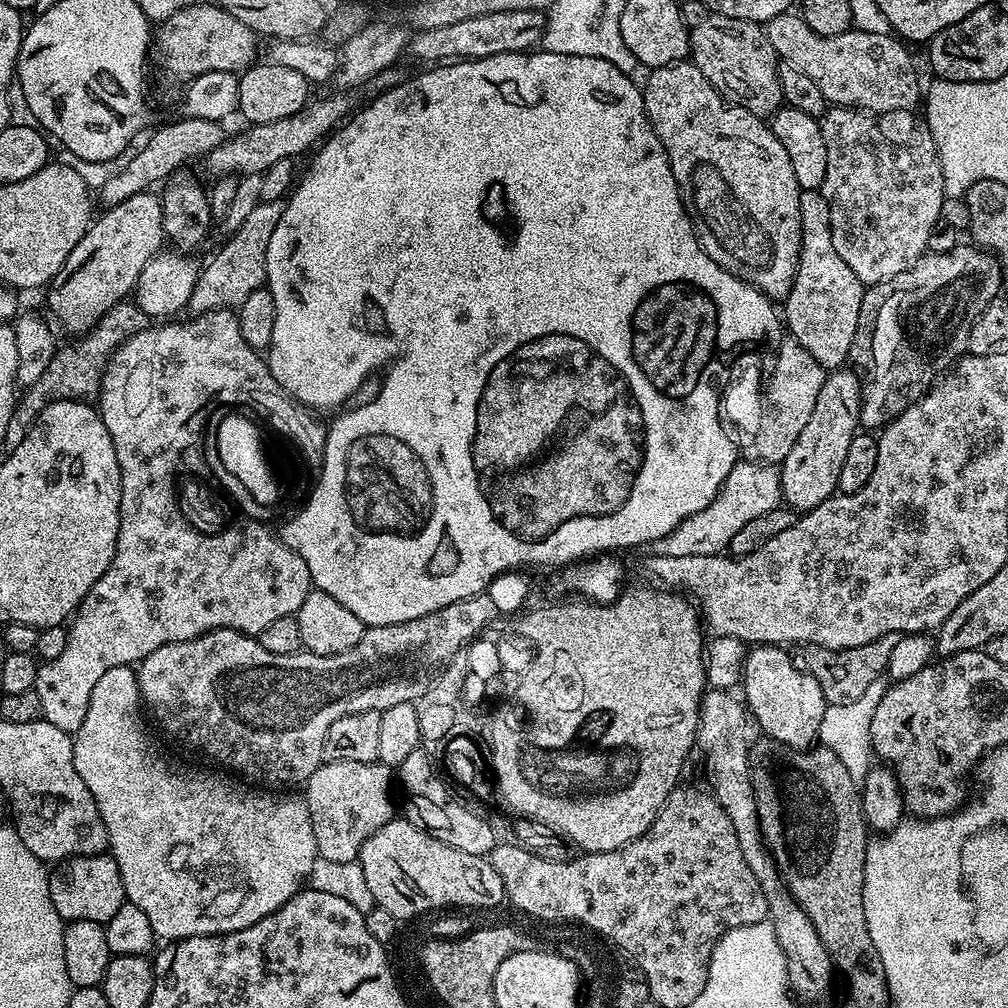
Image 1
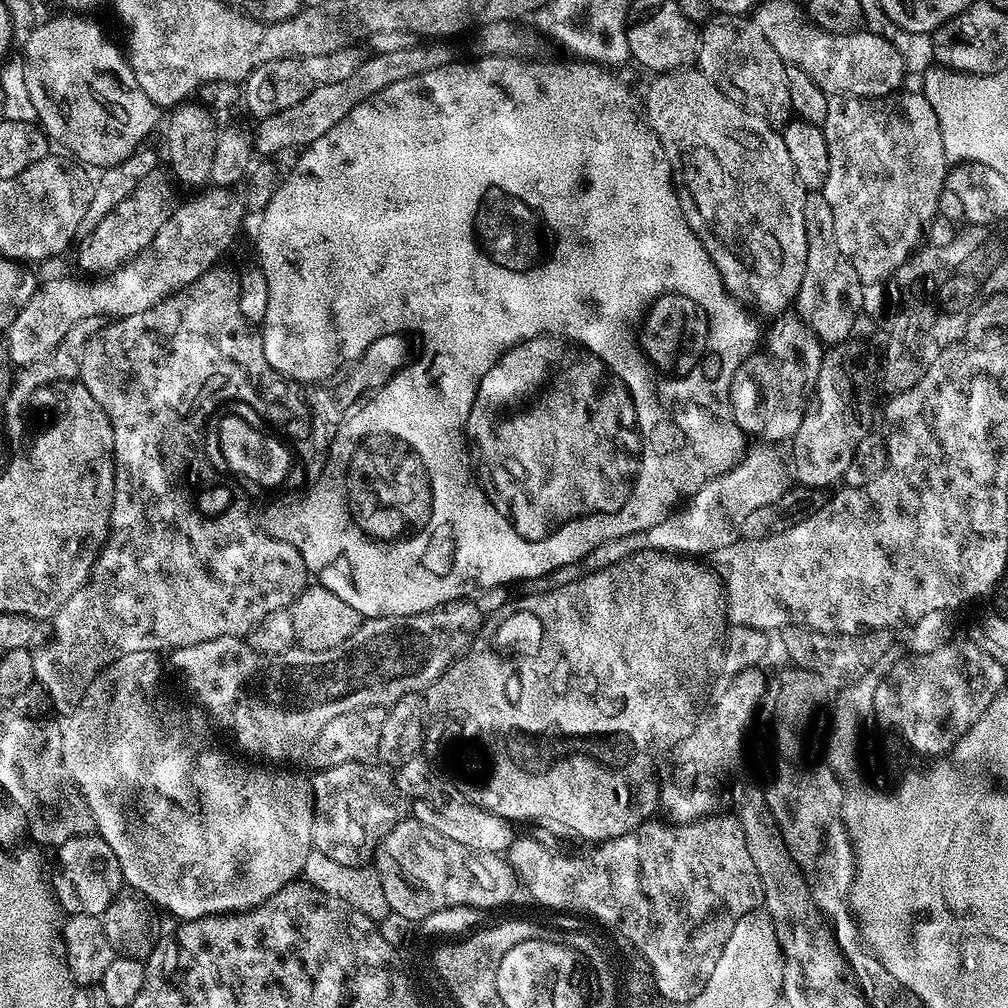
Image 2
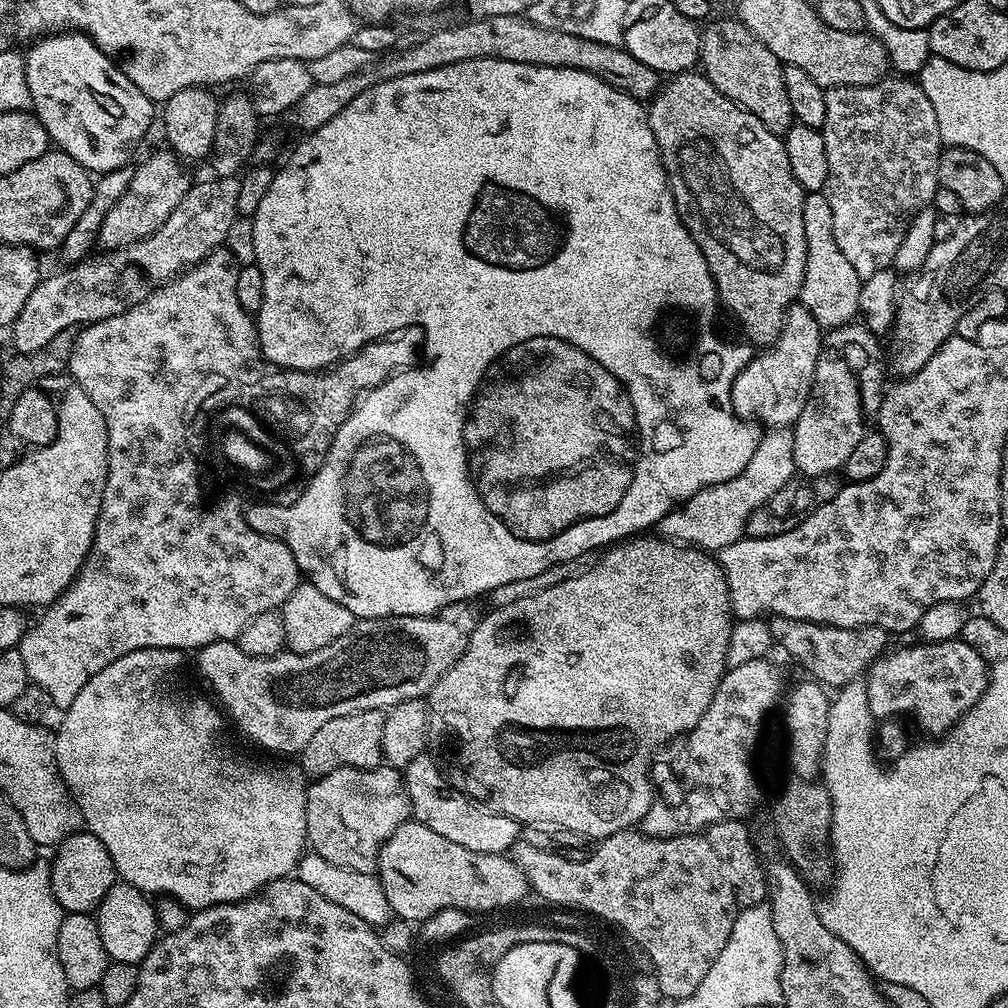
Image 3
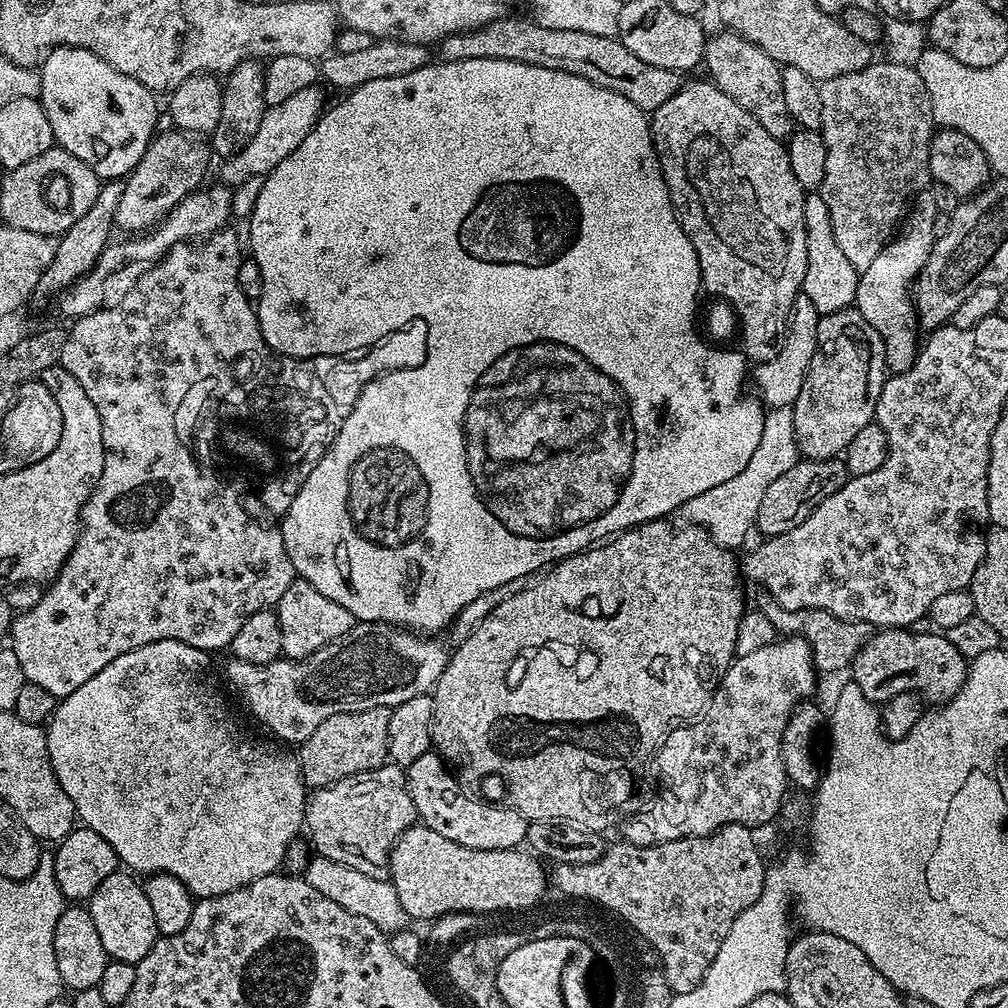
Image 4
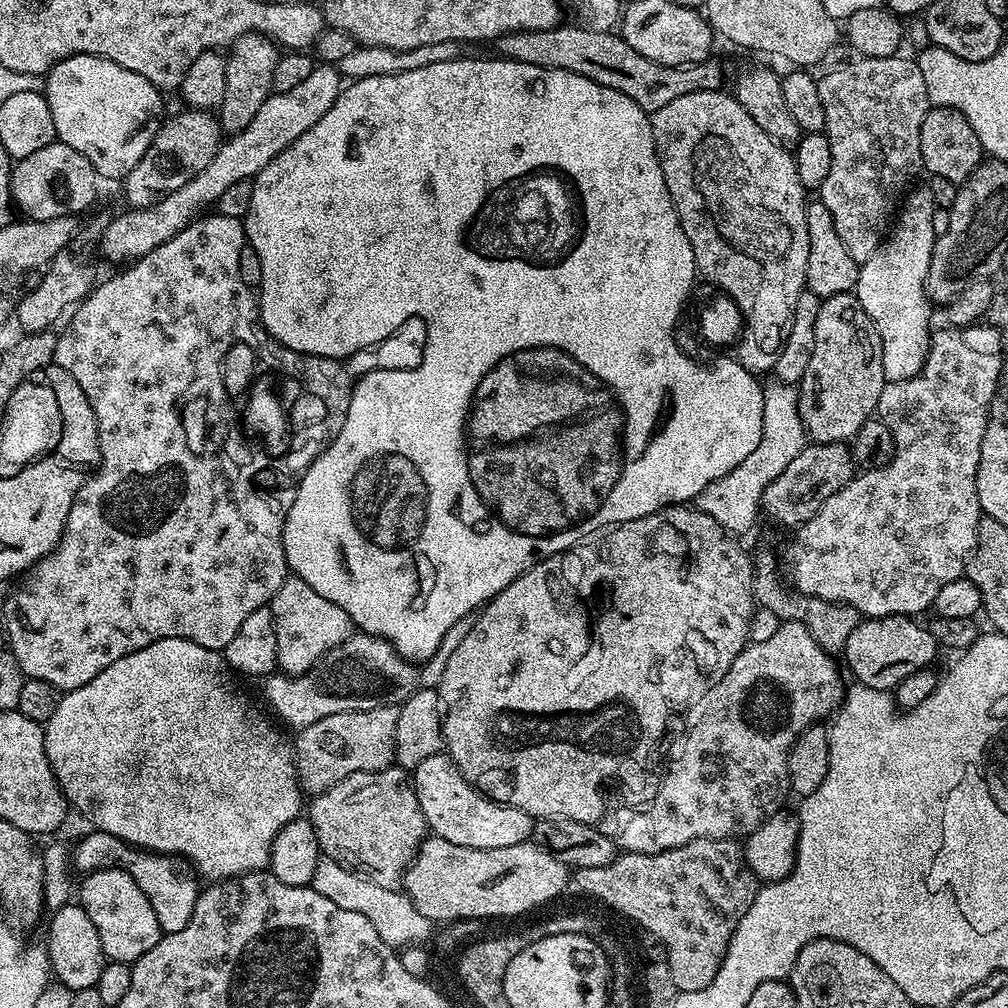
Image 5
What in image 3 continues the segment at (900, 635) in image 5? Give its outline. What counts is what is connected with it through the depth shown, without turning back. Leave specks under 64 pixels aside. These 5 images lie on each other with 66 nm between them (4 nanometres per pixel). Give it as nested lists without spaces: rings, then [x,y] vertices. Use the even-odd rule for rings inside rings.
[[[959,638],[919,643],[912,644],[909,648],[900,648],[897,652],[889,651],[868,669],[866,699],[873,717],[909,718],[908,716],[913,716],[917,726],[932,735],[929,737],[939,738],[959,724],[960,719],[972,709],[978,702],[978,698],[988,689],[990,664],[982,654],[978,654],[978,650],[974,650],[974,646],[970,646]]]

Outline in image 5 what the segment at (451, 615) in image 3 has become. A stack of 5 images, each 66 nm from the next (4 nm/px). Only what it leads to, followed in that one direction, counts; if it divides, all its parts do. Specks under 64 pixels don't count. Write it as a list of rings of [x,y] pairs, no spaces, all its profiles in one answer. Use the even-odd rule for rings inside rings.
[[[356,630],[346,642],[327,652],[315,670],[301,676],[273,674],[263,684],[267,707],[273,713],[276,711],[292,730],[299,730],[330,714],[403,704],[418,687],[418,668],[413,661],[396,653],[396,647],[390,641]]]

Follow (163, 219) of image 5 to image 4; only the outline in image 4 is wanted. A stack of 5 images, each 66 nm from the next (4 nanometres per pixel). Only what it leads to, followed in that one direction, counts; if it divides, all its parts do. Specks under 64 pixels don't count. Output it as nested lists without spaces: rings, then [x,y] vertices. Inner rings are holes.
[[[320,86],[298,90],[298,94],[286,98],[286,102],[268,106],[254,136],[242,146],[242,150],[238,150],[236,154],[220,164],[222,166],[220,178],[218,178],[219,183],[235,186],[246,182],[246,178],[265,177],[274,170],[274,166],[278,166],[278,162],[282,162],[282,158],[294,154],[294,150],[298,150],[298,146],[302,146],[302,138],[306,138],[306,134],[310,134],[310,130],[314,130],[314,126],[326,111],[323,90],[325,91]]]

